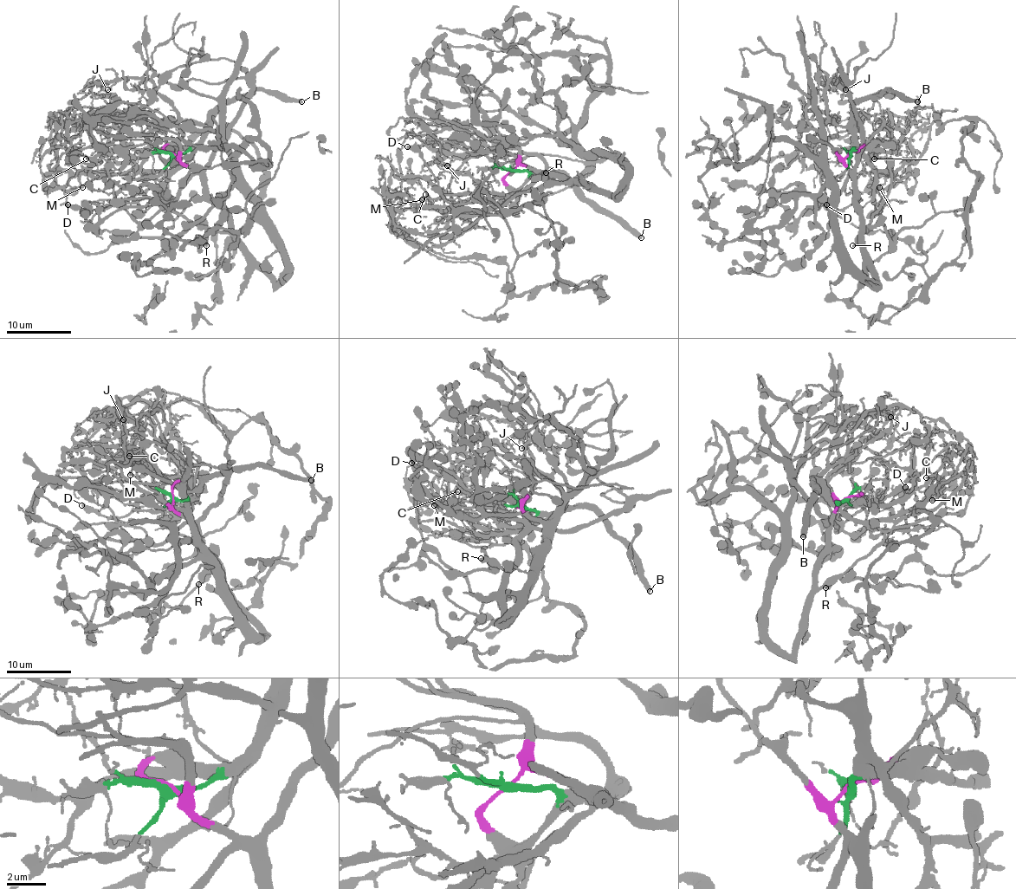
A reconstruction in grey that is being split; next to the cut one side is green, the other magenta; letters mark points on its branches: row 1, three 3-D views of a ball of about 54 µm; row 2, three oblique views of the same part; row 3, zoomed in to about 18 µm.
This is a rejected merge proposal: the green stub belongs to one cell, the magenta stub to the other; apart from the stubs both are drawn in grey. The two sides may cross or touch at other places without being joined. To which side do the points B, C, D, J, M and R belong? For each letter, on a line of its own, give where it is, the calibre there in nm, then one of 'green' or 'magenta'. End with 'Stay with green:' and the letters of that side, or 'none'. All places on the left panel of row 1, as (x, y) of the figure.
B: place (301, 101); calibre 440 nm; green
C: place (86, 158); calibre 120 nm; green
D: place (67, 204); calibre 400 nm; magenta
J: place (107, 89); calibre 150 nm; green
M: place (82, 187); calibre 170 nm; green
R: place (206, 245); calibre 320 nm; magenta
Stay with green: B, C, J, M

